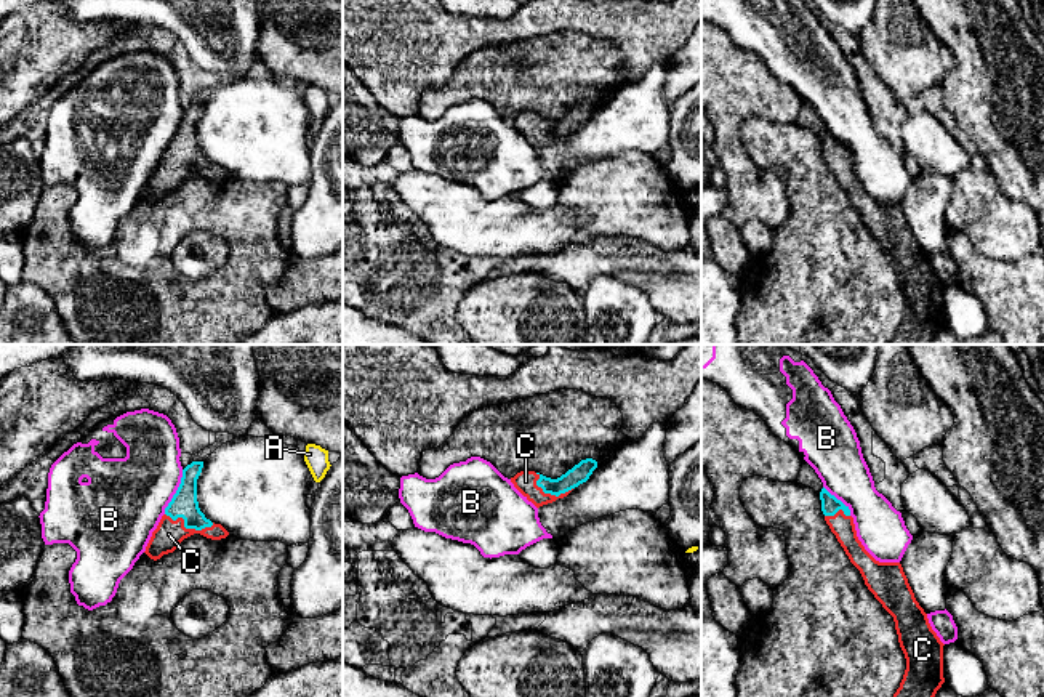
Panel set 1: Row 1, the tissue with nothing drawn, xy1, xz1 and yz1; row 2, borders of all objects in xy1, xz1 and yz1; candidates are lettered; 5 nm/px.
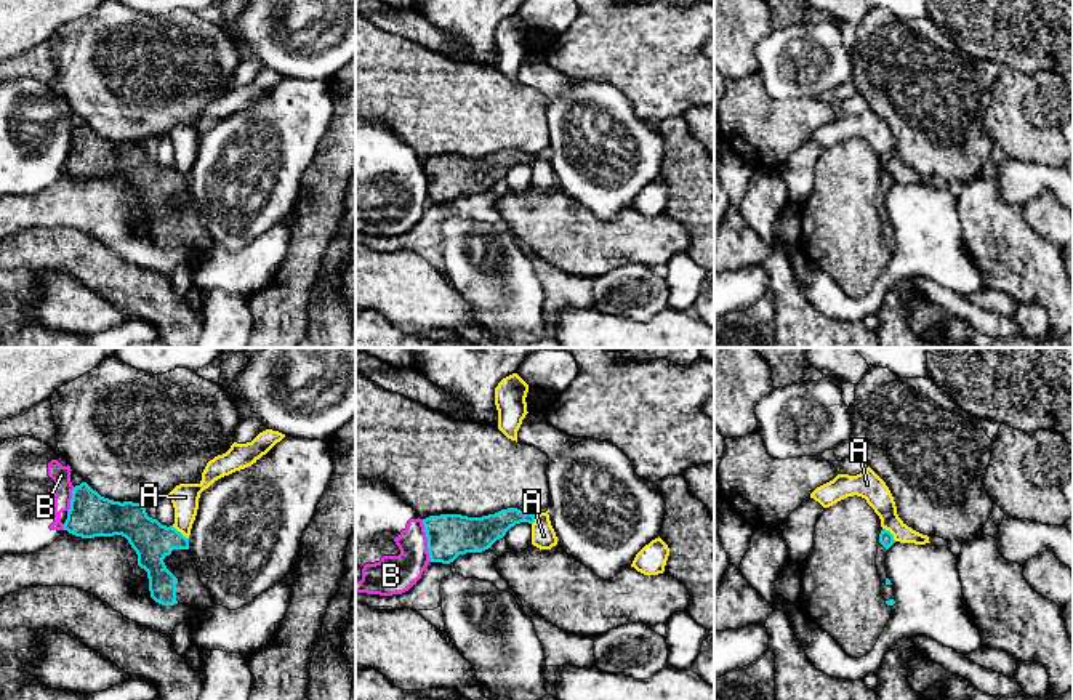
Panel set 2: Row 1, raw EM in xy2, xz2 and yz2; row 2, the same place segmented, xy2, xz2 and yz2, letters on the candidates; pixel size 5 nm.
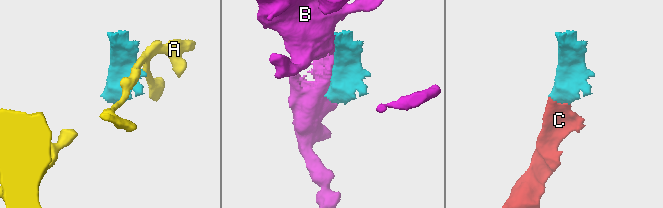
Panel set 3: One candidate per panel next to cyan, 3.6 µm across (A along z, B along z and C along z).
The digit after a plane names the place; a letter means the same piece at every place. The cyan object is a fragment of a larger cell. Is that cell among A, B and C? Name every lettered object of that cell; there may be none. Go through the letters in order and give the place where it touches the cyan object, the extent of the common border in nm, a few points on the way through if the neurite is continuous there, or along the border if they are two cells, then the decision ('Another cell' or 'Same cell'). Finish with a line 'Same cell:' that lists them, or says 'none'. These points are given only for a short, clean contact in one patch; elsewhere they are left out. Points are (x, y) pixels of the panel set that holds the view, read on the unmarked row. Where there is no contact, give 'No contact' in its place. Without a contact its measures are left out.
A: Touches cyan at xy2 (180, 173). Shared border 110 nm. Boundary: xy2 (172, 167), (188, 180). Another cell
B: Touches cyan at xy1 (176, 133). Shared border 240 nm. Another cell
C: Touches cyan at xy1 (188, 169). Shared border 260 nm. Path across: xy1 (184, 145), (188, 169), (175, 169), (168, 175). Same cell
Same cell: C

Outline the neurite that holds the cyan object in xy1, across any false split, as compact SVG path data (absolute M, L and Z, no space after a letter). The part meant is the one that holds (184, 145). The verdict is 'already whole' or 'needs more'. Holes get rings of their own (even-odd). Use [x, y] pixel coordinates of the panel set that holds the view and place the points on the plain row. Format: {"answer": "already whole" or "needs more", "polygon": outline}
{"answer": "needs more", "polygon": "M192 103L183 111L181 125L146 187L144 194L151 200L157 202L163 195L173 194L184 179L194 175L211 181L221 181L229 176L221 165L207 160L199 149L197 120L202 109L203 103Z"}

